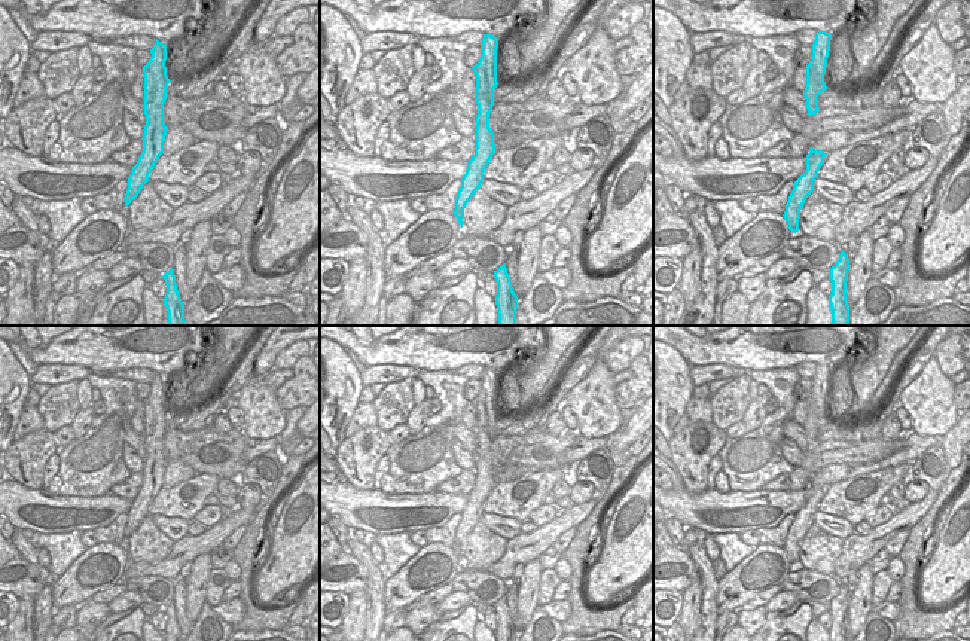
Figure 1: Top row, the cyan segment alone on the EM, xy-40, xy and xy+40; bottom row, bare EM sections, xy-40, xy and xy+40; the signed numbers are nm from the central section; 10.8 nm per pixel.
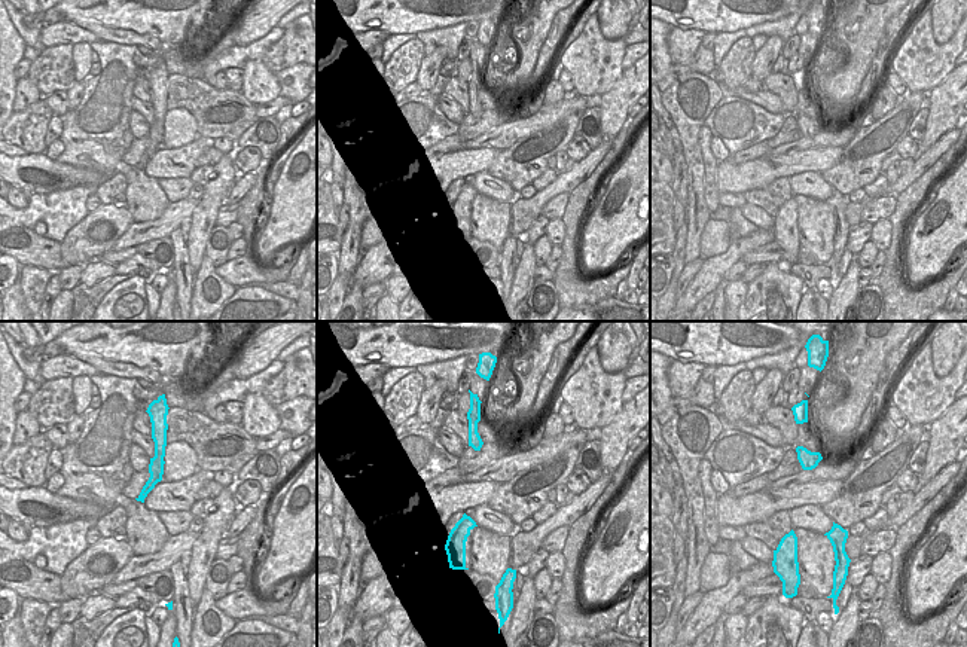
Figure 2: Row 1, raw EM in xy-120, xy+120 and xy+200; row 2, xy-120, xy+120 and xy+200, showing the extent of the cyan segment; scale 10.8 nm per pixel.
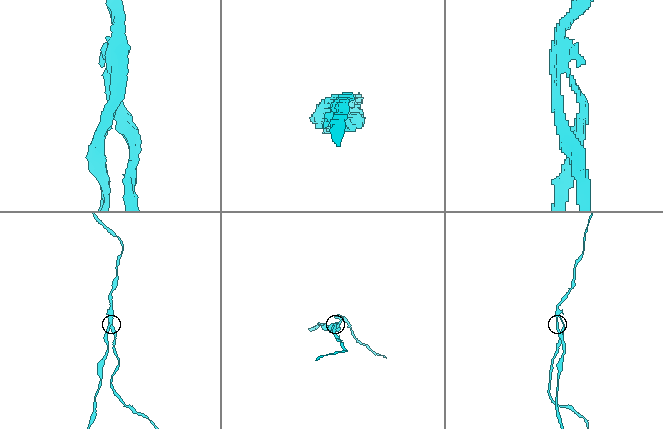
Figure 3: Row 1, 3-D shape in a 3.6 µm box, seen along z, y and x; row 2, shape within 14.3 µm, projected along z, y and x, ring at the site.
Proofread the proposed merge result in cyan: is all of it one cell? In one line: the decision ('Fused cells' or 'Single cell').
Fused cells.

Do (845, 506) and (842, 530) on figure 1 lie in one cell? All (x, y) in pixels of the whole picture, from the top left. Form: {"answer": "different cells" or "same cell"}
{"answer": "different cells"}

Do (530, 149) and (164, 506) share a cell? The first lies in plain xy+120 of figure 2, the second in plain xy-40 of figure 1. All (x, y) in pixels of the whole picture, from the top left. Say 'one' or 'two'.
one

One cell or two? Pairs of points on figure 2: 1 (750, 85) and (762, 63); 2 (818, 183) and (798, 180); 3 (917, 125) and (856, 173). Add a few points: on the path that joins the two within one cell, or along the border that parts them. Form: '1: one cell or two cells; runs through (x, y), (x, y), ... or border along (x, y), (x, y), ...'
1: two cells; border along (750, 76), (762, 82)
2: one cell; runs through (814, 183), (802, 183)
3: two cells; border along (921, 109), (911, 124), (908, 134)

